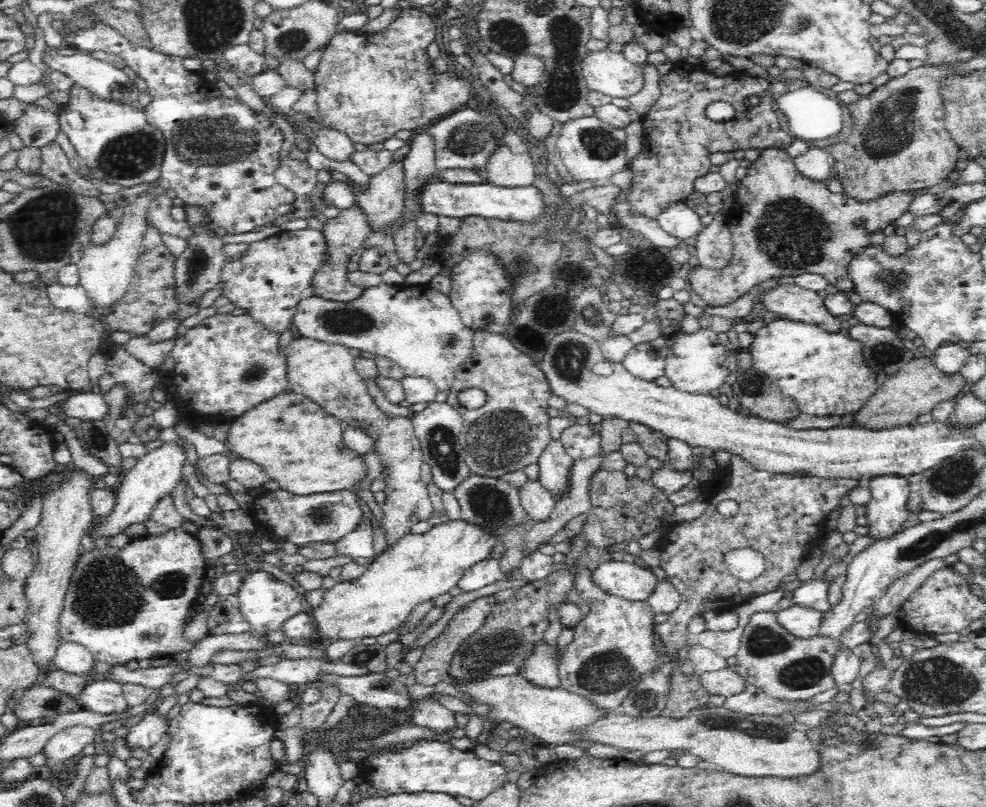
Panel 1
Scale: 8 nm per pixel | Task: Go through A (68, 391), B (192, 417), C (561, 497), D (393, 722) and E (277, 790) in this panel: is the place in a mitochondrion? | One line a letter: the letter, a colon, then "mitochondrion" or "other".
A: other
B: other
C: other
D: other
E: other

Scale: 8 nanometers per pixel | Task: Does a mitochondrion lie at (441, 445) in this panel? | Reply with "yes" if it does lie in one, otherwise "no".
yes

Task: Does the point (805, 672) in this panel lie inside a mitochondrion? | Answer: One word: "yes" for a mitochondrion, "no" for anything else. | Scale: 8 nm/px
yes

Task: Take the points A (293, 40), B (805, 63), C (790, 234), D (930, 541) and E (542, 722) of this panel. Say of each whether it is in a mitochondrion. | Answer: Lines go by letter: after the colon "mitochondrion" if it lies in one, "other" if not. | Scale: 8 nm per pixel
A: mitochondrion
B: other
C: mitochondrion
D: mitochondrion
E: other

